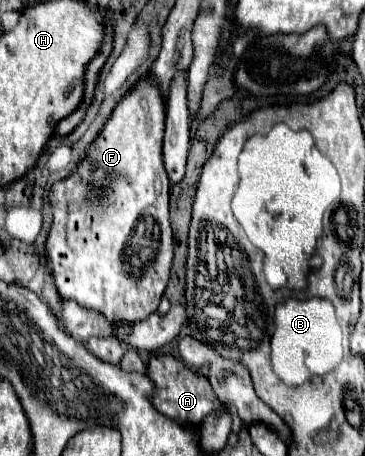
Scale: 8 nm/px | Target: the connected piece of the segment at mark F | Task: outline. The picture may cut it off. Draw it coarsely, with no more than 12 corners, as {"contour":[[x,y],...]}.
{"contour":[[151,77],[51,187],[57,291],[109,321],[173,261]]}

